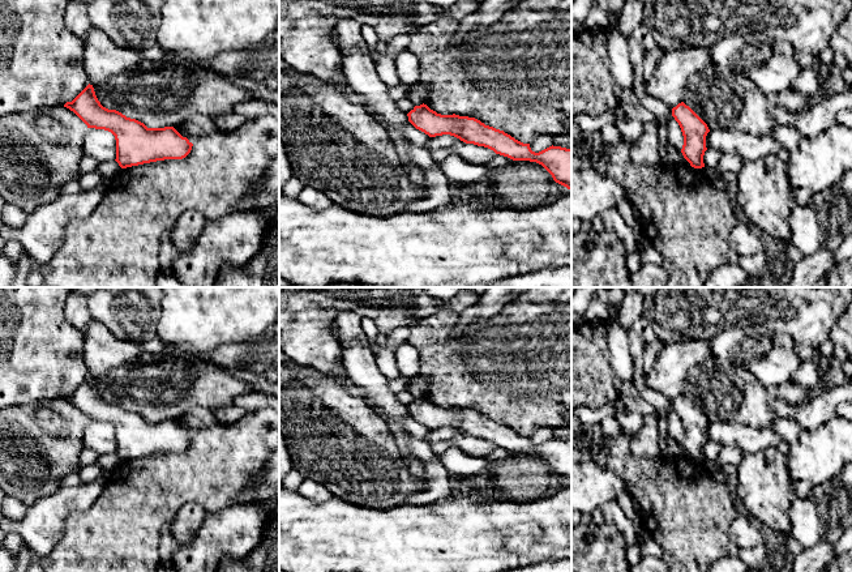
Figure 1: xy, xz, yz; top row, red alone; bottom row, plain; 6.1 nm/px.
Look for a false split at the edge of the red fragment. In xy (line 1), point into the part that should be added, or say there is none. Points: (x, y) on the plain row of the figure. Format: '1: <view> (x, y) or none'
1: none

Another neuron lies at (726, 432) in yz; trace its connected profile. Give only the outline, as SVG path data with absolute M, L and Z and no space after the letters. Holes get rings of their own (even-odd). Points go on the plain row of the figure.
M736 421L710 422L706 440L716 441L723 448L732 445L742 453L755 453L768 447L778 448L782 437L771 428L753 428Z

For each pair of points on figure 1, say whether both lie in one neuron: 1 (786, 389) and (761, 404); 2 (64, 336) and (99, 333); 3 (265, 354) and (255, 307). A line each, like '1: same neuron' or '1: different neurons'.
1: same neuron
2: different neurons
3: different neurons

